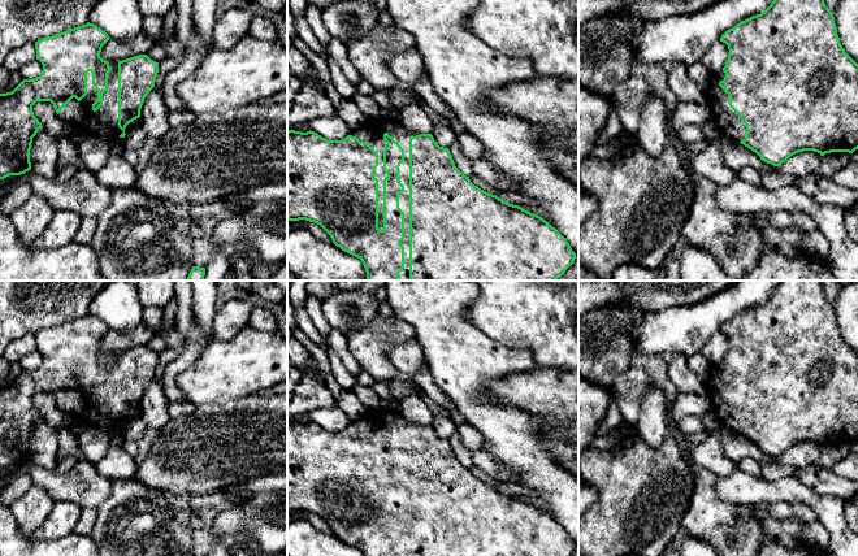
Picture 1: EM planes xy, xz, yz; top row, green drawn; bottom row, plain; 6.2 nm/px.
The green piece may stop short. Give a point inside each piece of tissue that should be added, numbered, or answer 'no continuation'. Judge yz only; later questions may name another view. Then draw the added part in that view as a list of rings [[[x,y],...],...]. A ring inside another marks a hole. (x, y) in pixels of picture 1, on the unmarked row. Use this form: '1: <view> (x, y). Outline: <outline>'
1: yz (728, 413). Outline: [[[722,361],[718,366],[711,366],[707,379],[703,382],[706,395],[710,399],[712,412],[720,425],[737,434],[746,429],[746,416],[741,413],[740,407],[729,398],[729,386],[719,377],[725,364]]]

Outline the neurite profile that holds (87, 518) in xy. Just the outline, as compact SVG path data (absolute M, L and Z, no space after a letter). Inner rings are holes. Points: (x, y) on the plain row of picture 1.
M82 508L79 521L74 527L74 534L91 535L98 518L98 508Z

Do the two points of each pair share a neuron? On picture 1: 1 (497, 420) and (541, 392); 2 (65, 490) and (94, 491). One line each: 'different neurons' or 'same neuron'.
1: different neurons
2: same neuron

